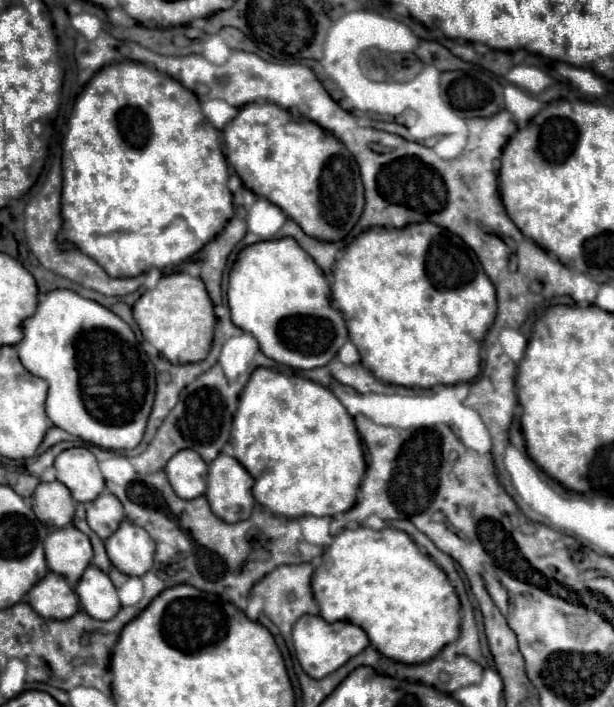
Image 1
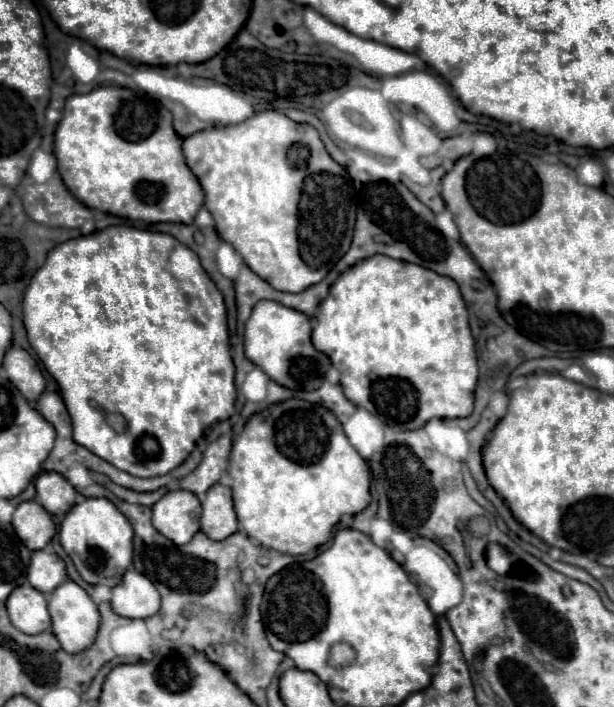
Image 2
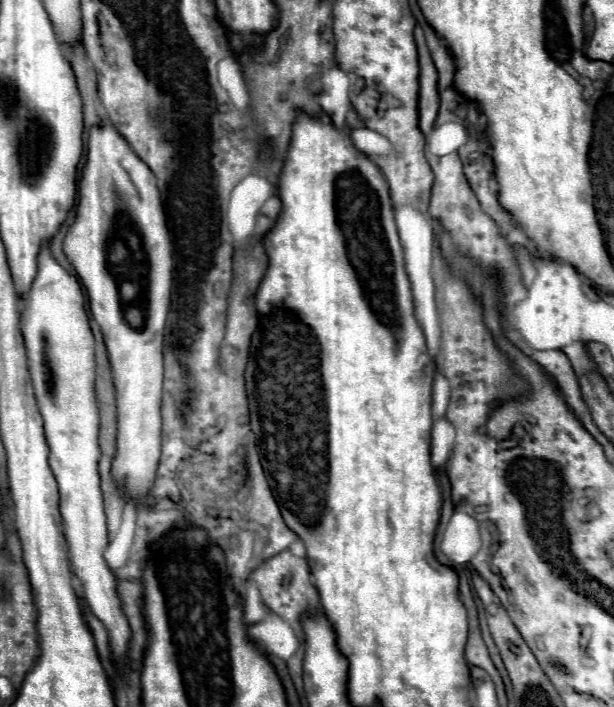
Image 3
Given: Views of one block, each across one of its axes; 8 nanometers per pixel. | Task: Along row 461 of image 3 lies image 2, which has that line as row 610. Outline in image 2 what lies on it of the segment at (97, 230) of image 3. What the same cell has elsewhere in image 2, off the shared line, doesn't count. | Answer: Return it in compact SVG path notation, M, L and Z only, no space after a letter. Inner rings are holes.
M126 572L122 582L112 588L112 610L126 618L150 618L160 610L160 594L154 584L136 572Z

